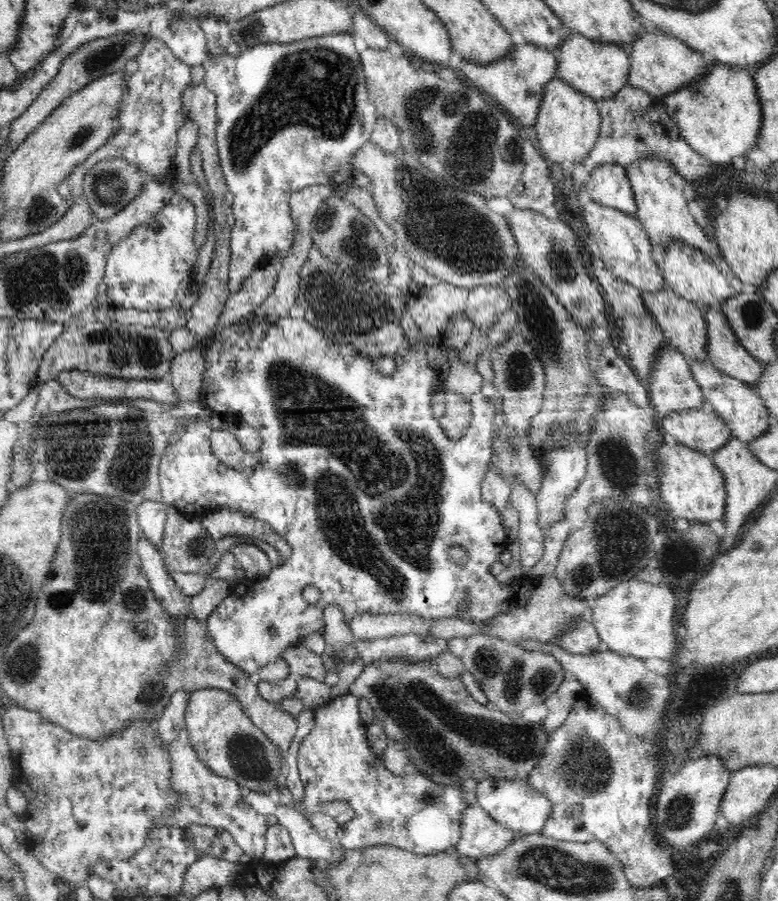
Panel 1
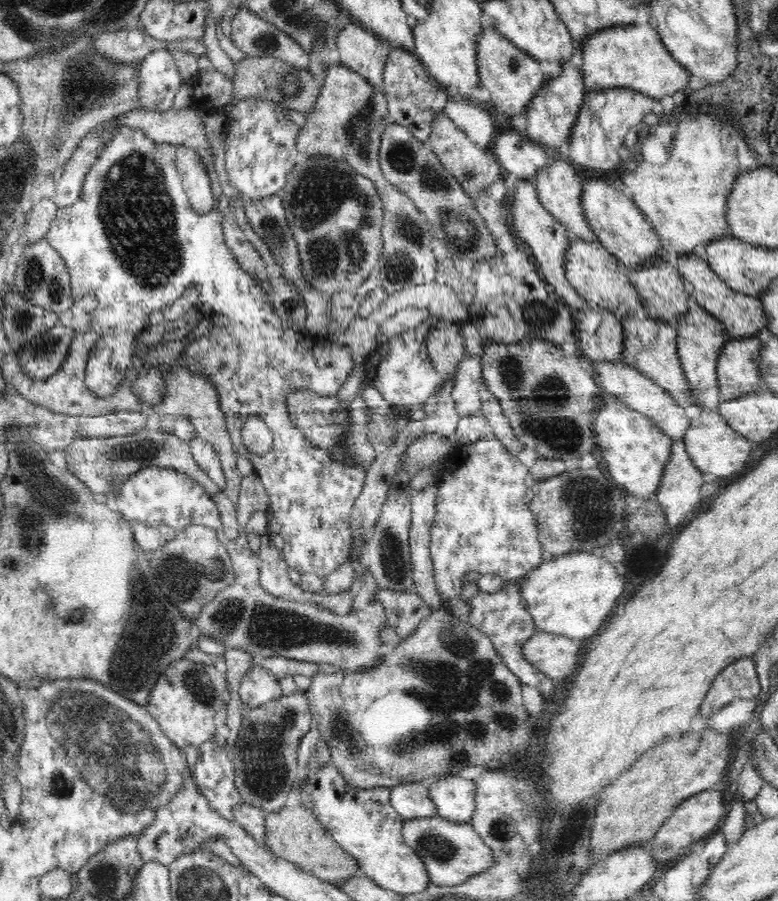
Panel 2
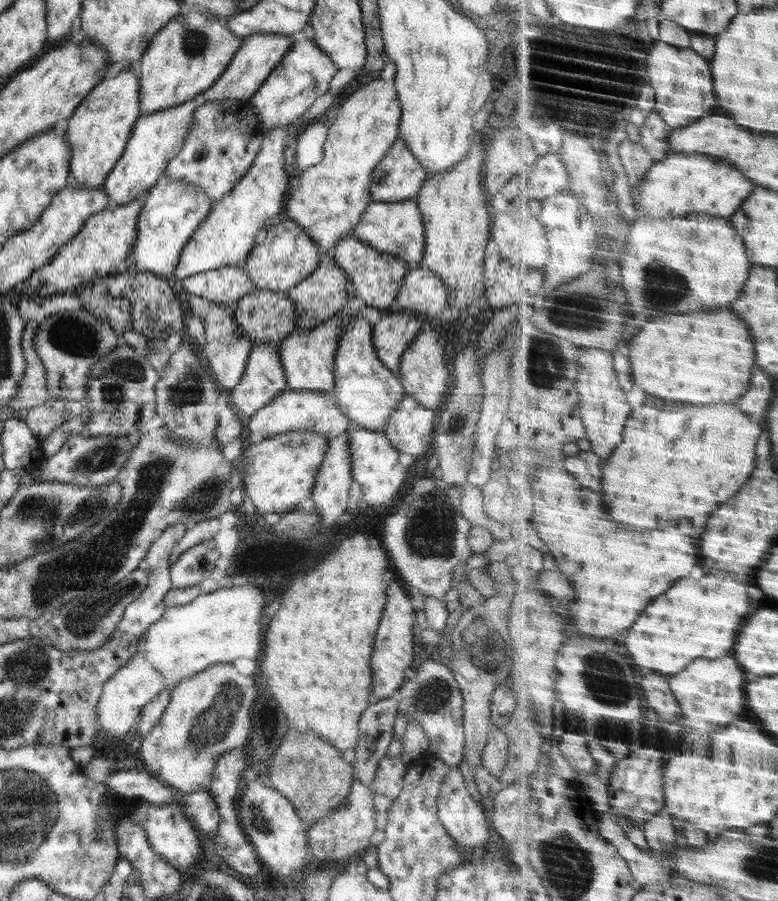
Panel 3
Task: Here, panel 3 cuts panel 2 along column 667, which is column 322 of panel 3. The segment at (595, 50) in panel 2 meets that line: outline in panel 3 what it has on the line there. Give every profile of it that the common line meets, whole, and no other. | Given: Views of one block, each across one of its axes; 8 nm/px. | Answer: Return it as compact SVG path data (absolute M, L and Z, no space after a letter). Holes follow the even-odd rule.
M306 24L300 36L294 38L292 48L284 58L274 66L264 84L248 100L252 111L260 117L262 130L285 127L302 119L303 115L312 107L320 96L327 94L331 80L340 69L332 63L332 59L320 49L314 39L314 31L310 24Z

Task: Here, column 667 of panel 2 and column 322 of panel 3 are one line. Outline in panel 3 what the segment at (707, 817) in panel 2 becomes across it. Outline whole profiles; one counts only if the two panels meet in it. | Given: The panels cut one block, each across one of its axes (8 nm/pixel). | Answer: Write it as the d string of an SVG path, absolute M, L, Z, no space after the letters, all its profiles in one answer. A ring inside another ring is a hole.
M354 780L346 802L326 818L307 827L308 847L314 855L314 860L350 859L363 855L371 846L370 836L376 832L376 814L373 789Z

